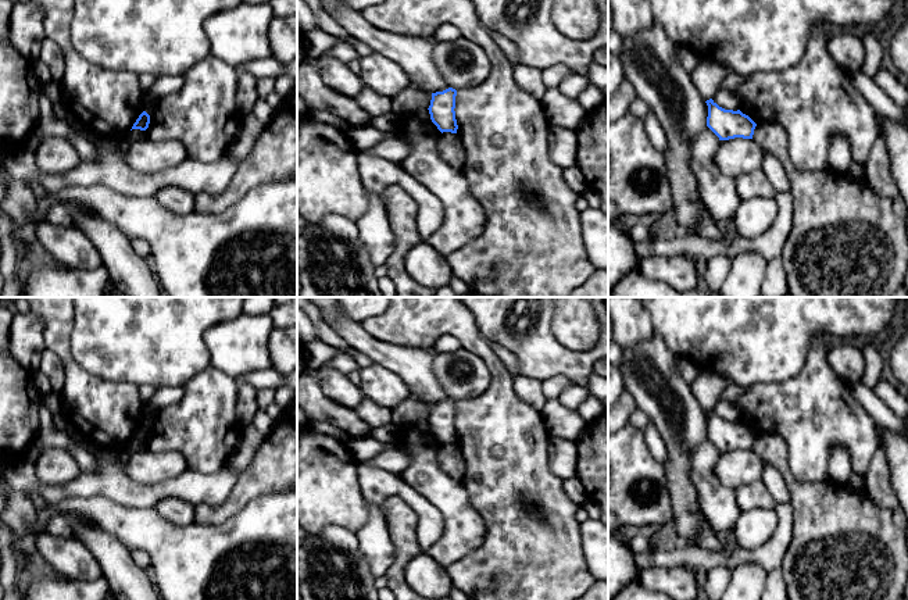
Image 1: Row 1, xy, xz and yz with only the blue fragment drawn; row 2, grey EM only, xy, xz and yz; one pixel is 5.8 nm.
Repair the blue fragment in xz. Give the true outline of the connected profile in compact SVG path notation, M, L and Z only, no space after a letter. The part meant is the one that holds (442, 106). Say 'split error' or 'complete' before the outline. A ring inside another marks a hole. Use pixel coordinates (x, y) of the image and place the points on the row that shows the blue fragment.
complete; M448 88L443 92L432 93L429 114L432 122L443 132L457 133L458 125L455 119L455 96L457 90Z

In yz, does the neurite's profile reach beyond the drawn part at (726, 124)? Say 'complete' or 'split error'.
complete

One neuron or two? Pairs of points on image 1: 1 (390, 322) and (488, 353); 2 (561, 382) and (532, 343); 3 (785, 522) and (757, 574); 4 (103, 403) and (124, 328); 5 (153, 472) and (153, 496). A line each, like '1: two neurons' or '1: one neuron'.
1: one neuron
2: two neurons
3: two neurons
4: two neurons
5: two neurons

